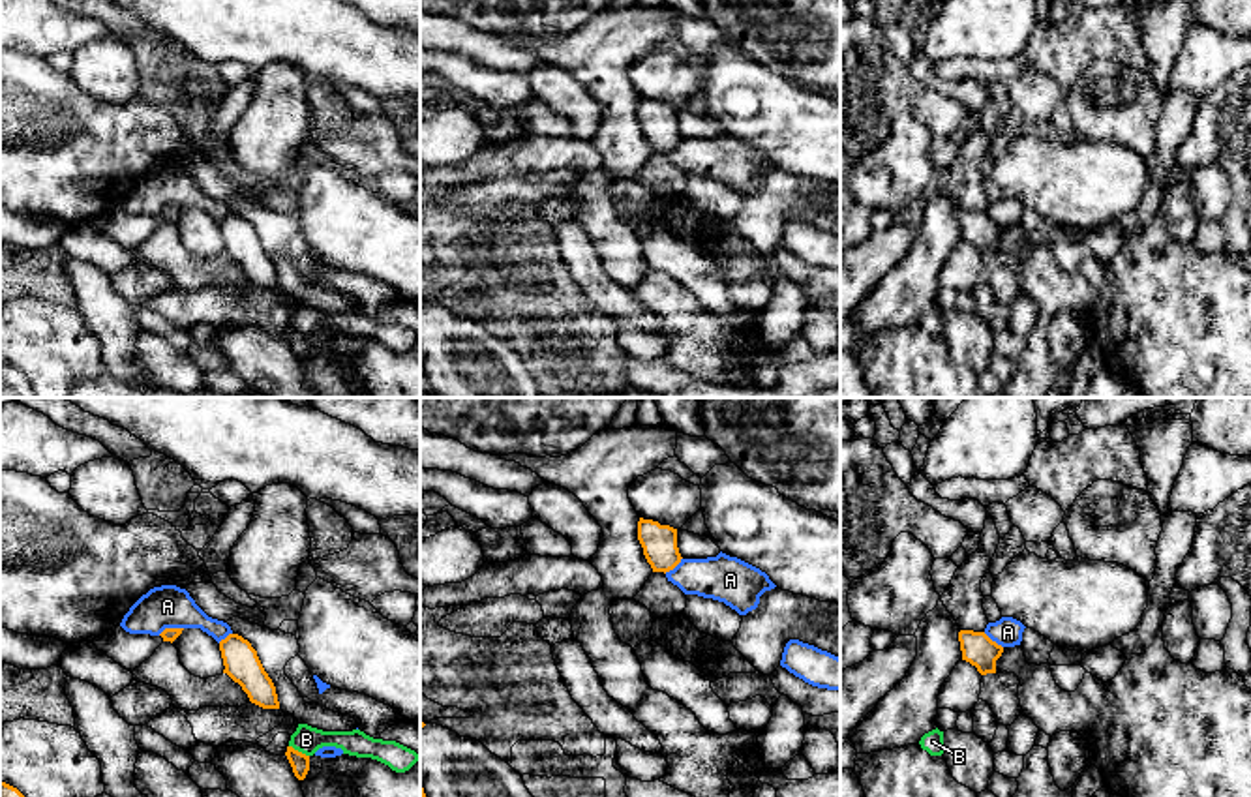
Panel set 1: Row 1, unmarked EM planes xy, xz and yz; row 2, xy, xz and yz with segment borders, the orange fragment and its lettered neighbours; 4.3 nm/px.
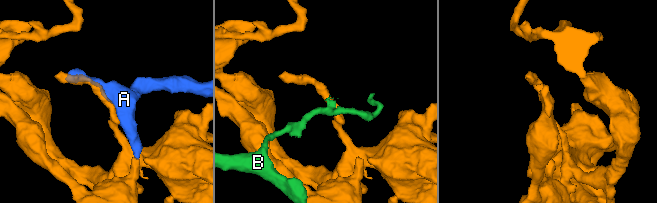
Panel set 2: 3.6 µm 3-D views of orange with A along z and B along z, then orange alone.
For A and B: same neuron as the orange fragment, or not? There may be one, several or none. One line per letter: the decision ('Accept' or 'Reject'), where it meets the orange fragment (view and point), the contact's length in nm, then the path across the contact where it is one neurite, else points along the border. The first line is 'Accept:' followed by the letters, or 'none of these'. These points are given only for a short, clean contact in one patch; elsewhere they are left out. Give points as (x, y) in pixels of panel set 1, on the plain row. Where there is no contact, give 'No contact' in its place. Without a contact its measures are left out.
Accept: A
A: Accept. Touches orange at xy (169, 209). Shared border 120 nm
B: Reject. Touches orange at xy (297, 330). Shared border 100 nm

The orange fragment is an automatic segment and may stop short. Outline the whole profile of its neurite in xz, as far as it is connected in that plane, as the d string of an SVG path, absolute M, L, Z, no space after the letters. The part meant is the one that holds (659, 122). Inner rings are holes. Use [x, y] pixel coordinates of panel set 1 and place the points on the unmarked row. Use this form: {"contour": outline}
{"contour": "M640 98L638 120L653 152L670 152L681 143L677 109Z"}

